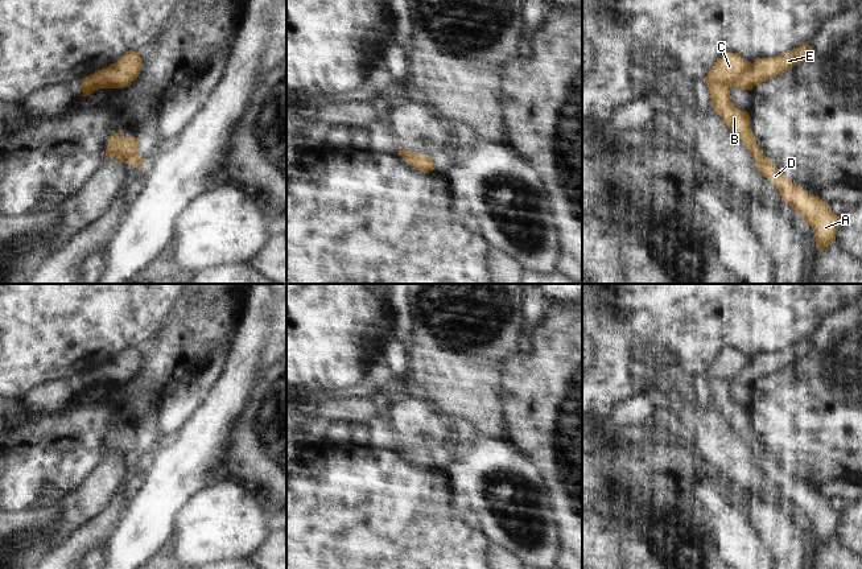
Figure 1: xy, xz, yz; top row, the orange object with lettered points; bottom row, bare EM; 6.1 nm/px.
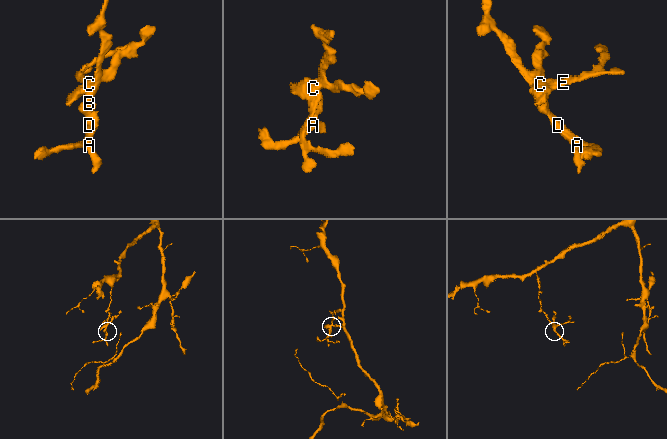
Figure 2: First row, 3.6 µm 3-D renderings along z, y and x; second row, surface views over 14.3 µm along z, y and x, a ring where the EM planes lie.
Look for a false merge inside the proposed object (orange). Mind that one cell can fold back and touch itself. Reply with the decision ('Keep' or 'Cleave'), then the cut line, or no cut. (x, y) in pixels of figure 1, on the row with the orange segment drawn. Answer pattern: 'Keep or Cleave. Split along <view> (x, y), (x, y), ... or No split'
Keep. No split

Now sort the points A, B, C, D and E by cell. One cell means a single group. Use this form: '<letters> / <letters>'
A B C D E

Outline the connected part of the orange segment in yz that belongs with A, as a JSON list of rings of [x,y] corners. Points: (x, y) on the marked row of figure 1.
[[[803,44],[800,48],[793,48],[789,53],[774,58],[755,58],[754,63],[747,62],[738,53],[725,53],[709,70],[705,82],[714,111],[723,119],[730,132],[750,149],[758,172],[776,186],[785,203],[803,215],[804,223],[812,226],[816,232],[816,247],[818,251],[824,251],[834,242],[841,217],[837,217],[830,210],[830,205],[818,195],[809,195],[801,185],[793,185],[760,152],[760,144],[755,143],[755,135],[750,129],[750,114],[737,108],[730,96],[733,87],[751,91],[756,84],[805,61],[812,50],[811,45]]]

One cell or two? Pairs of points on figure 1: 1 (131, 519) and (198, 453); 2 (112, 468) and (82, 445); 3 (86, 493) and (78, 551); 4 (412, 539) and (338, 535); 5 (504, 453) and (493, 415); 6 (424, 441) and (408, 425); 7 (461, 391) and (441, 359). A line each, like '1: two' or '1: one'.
1: one
2: two
3: two
4: one
5: two
6: one
7: one

